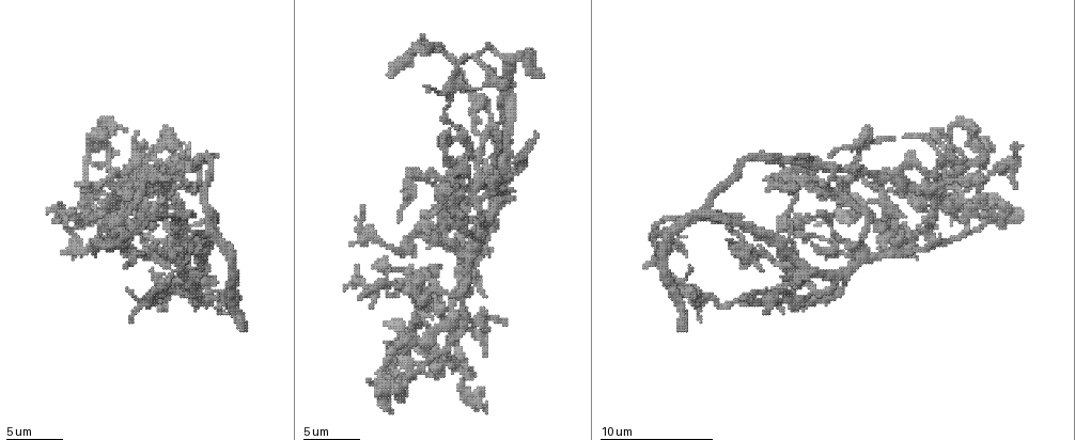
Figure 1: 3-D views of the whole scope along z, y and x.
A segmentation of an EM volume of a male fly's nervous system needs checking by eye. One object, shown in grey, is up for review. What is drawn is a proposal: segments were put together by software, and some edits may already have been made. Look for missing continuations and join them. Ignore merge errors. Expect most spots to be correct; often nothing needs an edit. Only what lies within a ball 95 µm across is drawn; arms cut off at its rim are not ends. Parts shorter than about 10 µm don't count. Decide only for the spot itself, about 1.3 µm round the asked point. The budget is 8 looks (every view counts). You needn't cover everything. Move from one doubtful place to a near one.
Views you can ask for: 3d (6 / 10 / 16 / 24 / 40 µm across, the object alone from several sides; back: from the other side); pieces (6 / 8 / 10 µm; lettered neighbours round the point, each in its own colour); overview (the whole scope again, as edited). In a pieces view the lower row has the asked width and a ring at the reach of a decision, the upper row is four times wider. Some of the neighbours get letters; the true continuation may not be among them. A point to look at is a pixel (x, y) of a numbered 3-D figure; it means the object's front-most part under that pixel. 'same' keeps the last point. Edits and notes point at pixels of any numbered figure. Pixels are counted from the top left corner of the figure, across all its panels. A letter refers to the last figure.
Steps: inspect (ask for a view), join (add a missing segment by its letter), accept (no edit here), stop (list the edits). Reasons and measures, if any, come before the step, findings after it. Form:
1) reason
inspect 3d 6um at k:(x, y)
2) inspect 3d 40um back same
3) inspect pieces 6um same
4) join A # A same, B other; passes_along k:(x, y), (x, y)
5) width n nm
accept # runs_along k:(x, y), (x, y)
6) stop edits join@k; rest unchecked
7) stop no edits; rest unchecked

inspect pieces 10um at 1:(190, 147)

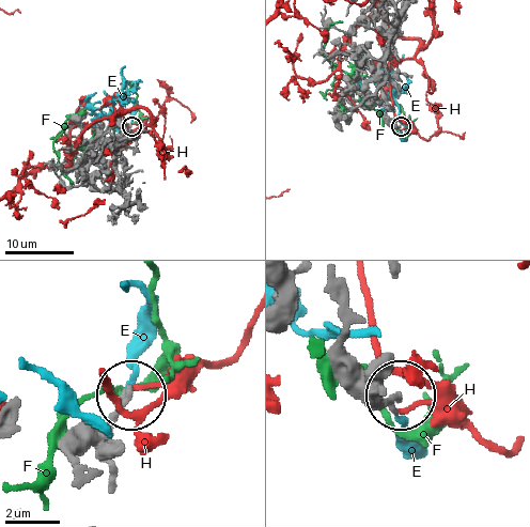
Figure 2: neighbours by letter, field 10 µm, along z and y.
accept # E other, F other, H other; runs_along 2:(74, 464), (88, 438), (126, 400); no lettered segment goes on from it

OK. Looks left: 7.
inspect 3d 6um at 1:(79, 185)

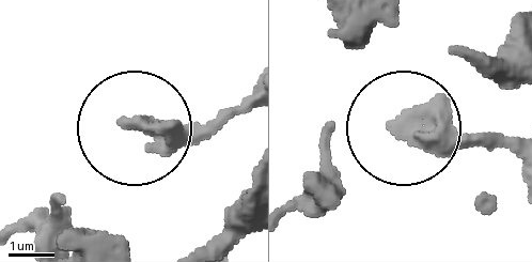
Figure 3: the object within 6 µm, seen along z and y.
what lies round it
inspect pieces 10um at 3:(127, 122)

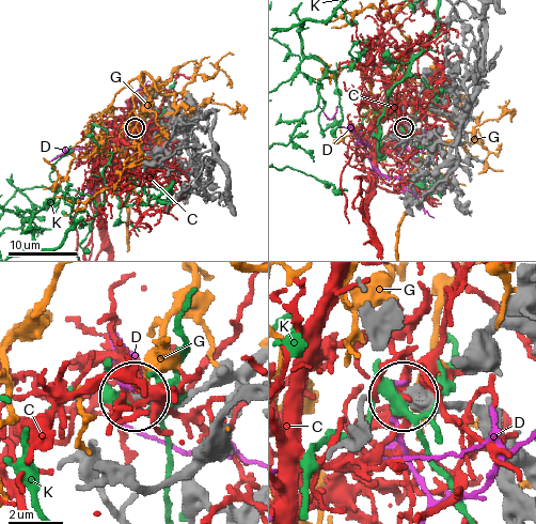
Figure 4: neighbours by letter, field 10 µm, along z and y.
accept # C other, D other, G other, K other; none of them fits

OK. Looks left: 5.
branch stops here
inspect pieces 8um at 1:(456, 188)

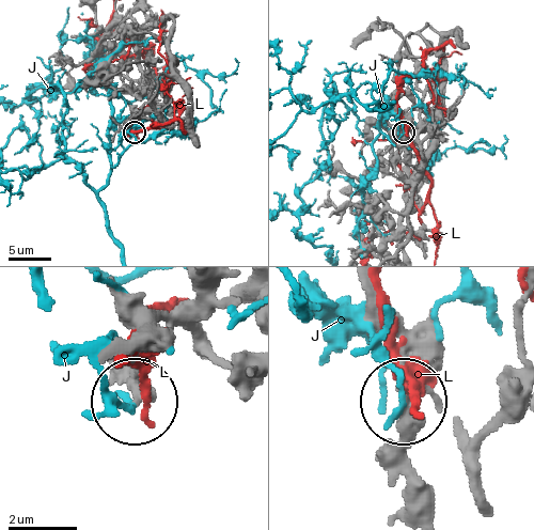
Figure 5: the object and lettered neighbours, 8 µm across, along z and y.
accept # J other, L other; runs_along 5:(425, 514), (403, 405); no lettered segment goes on from it

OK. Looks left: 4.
an open end
inspect 3d 10um at 1:(196, 303)

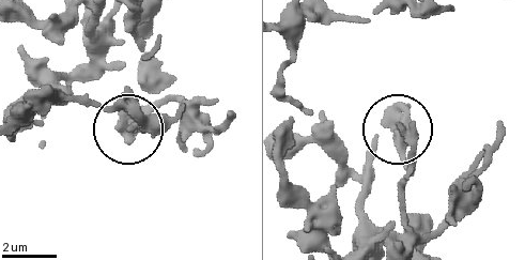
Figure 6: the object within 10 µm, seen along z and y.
see the neighbours
inspect pieces 8um at 6:(399, 127)

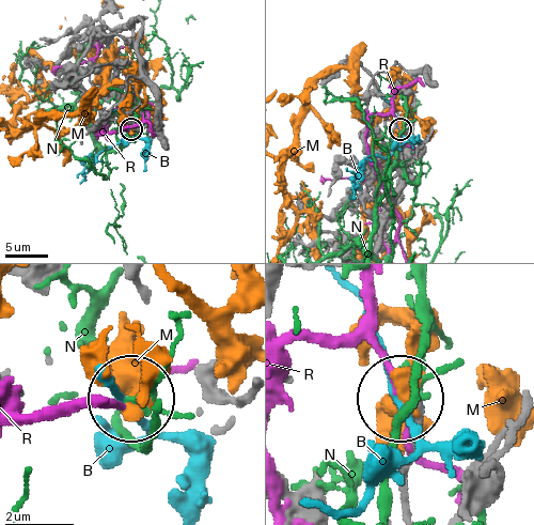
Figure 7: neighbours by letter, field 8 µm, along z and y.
accept # B other, M other, N other, R other; none of them fits

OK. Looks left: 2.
stop no edits; rest unchecked

